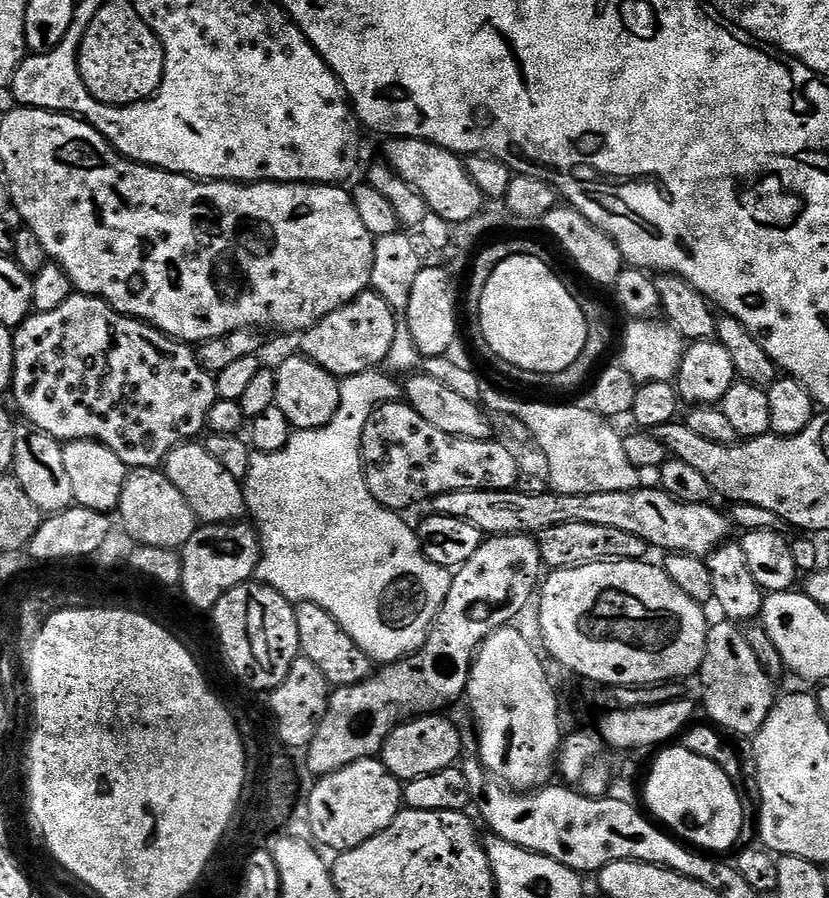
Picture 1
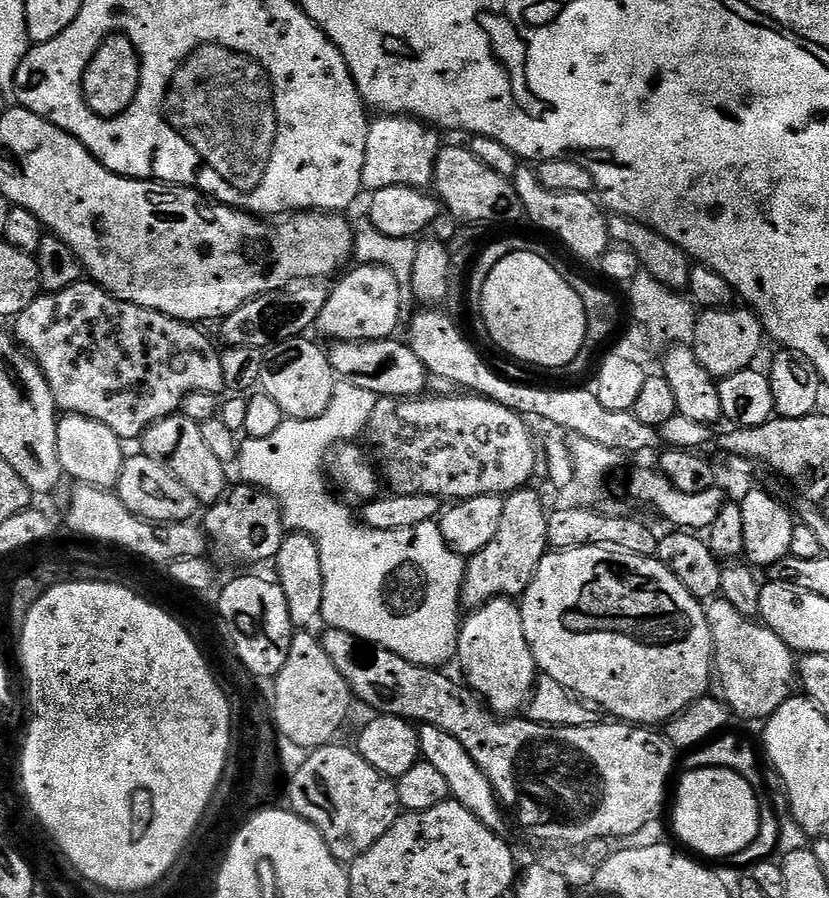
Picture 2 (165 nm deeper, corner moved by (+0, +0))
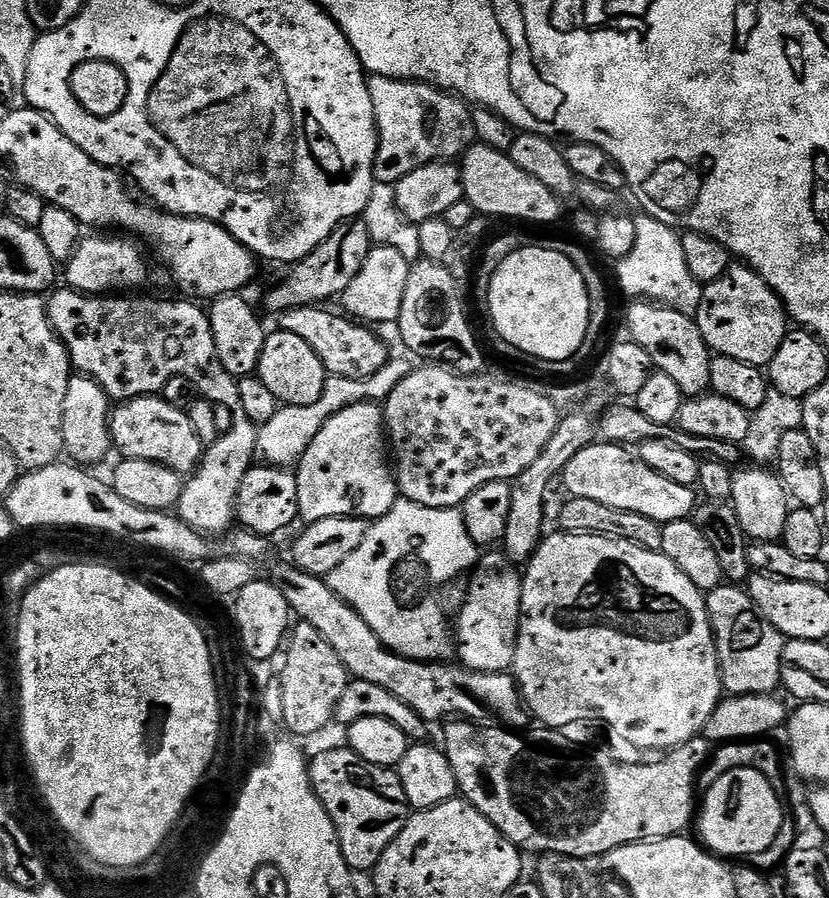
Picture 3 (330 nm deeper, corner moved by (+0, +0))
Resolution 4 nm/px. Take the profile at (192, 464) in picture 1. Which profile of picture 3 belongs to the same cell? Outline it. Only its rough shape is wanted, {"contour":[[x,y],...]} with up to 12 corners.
{"contour":[[160,394],[117,403],[115,451],[187,474],[206,452]]}

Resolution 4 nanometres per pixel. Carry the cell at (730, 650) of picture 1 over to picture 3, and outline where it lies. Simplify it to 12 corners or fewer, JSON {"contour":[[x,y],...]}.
{"contour":[[743,587],[707,593],[723,691],[775,693],[786,637]]}

